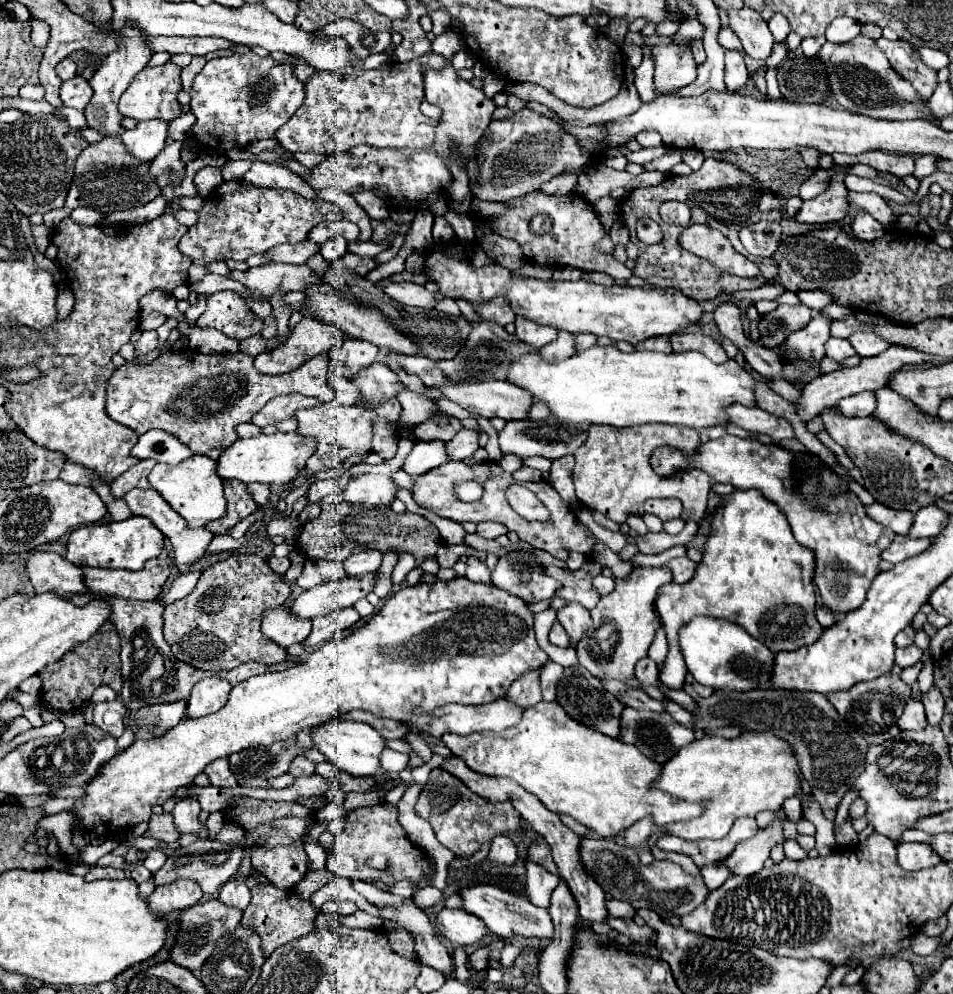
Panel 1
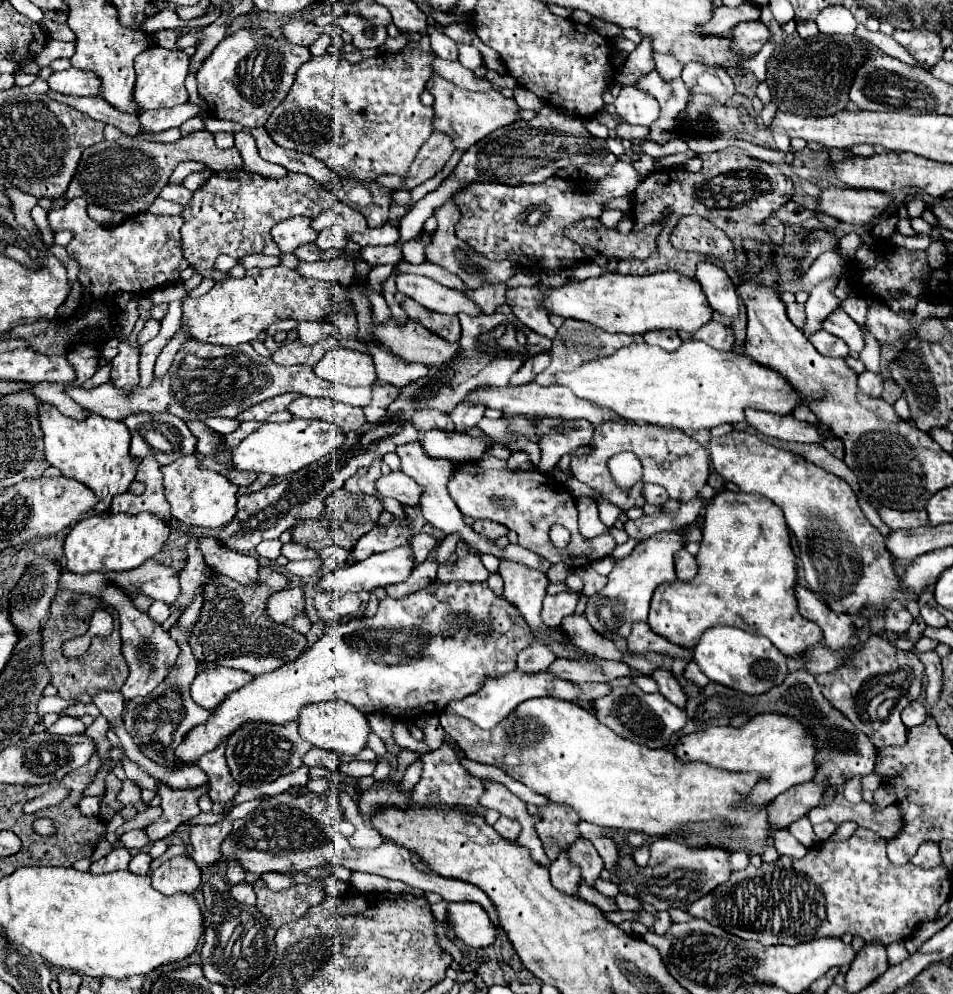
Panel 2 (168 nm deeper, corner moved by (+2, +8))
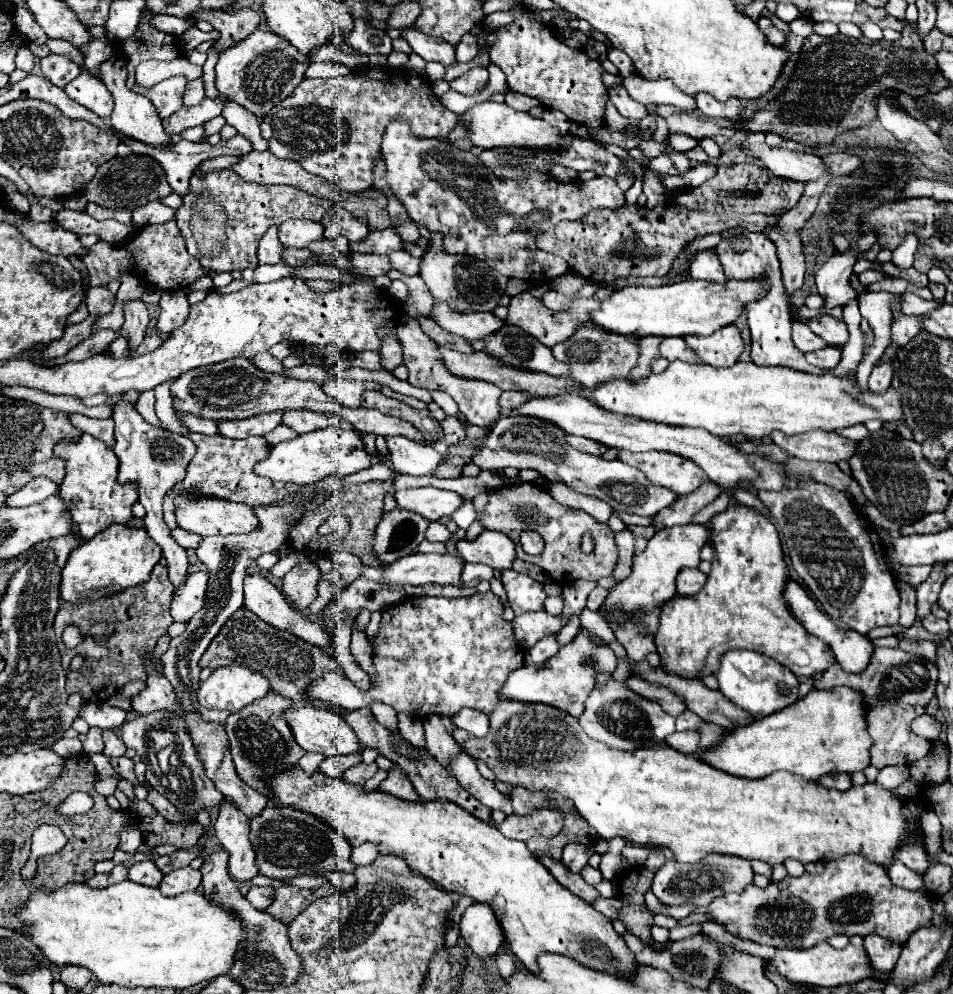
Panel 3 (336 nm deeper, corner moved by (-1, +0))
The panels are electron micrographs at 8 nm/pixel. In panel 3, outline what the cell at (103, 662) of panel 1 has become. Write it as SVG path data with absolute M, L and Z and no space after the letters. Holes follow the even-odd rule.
M156 564L150 574L150 580L140 584L140 588L128 588L128 592L122 592L120 596L100 598L96 602L84 600L80 604L60 604L54 620L56 636L60 638L62 626L68 626L68 624L76 624L84 634L84 640L76 648L66 648L62 640L58 642L64 668L70 666L76 654L86 658L82 672L68 672L66 688L70 694L80 692L86 702L98 702L116 694L118 690L122 690L124 684L132 680L146 680L148 672L144 668L142 656L150 650L148 646L156 646L158 638L164 636L168 626L174 622L174 618L170 616L172 594L166 594L166 576L168 576L168 568L164 564ZM98 622L112 622L116 626L114 636L110 636L108 642L104 644L98 644L92 640L92 636L88 636L88 628ZM86 666L88 666L88 672L86 672Z

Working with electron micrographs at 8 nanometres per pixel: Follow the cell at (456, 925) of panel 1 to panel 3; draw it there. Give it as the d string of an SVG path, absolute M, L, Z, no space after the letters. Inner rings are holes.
M472 904L460 920L460 934L466 944L480 956L494 956L504 942L504 932L488 904Z

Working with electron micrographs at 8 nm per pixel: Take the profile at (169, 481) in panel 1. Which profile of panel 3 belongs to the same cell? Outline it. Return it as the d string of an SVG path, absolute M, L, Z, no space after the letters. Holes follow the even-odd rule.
M180 496L176 500L178 526L200 534L218 536L250 534L260 528L258 516L246 504L228 504L228 500L200 500L200 496Z

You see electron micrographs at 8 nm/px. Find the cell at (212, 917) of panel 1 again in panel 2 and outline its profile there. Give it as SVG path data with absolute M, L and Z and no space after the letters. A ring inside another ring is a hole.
M237 884L233 888L229 888L231 896L237 900L237 902L243 902L243 904L249 904L249 906L255 906L255 892L253 892L253 886L251 884Z

